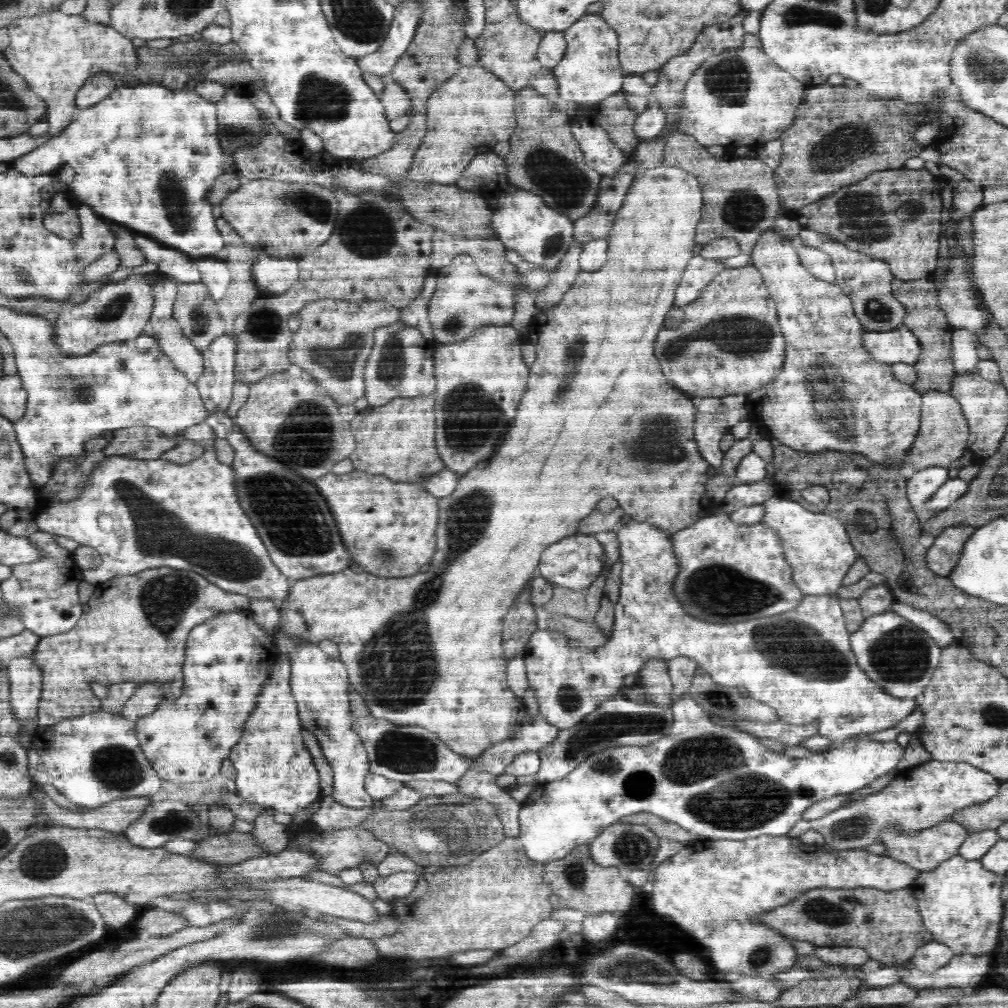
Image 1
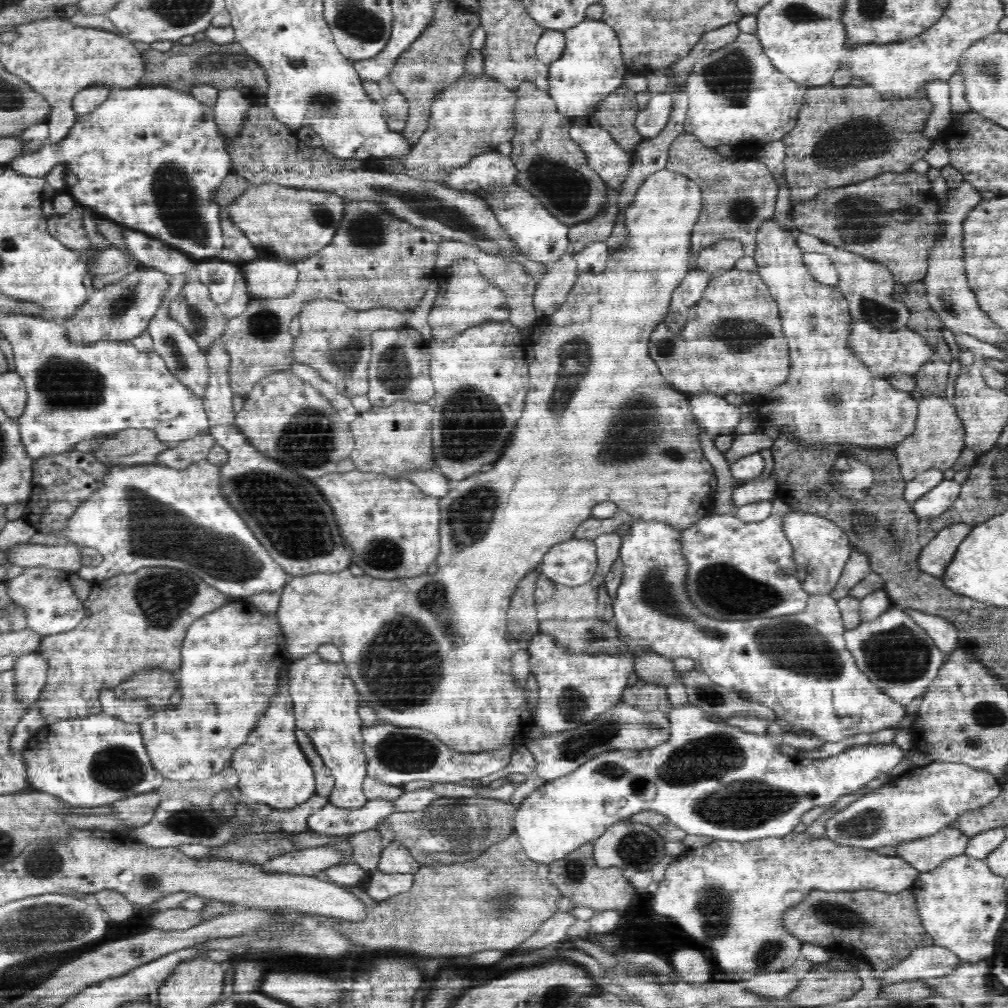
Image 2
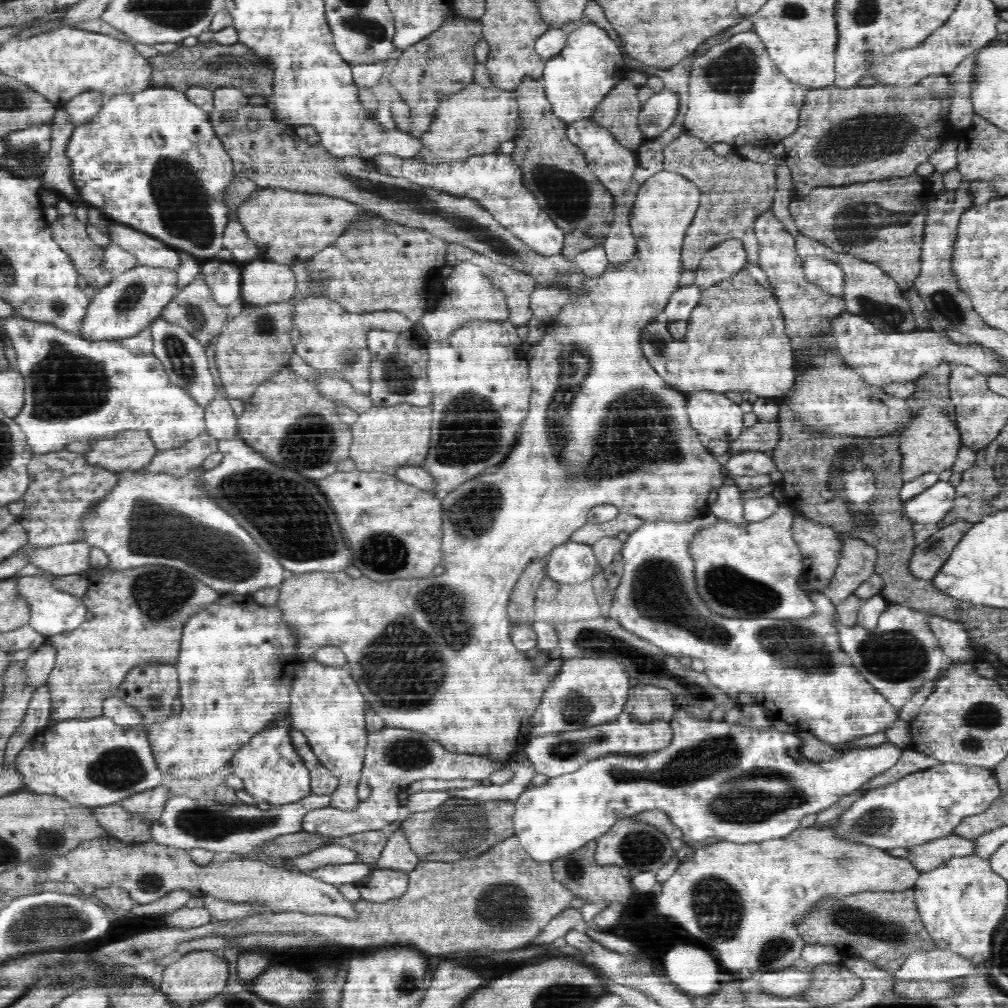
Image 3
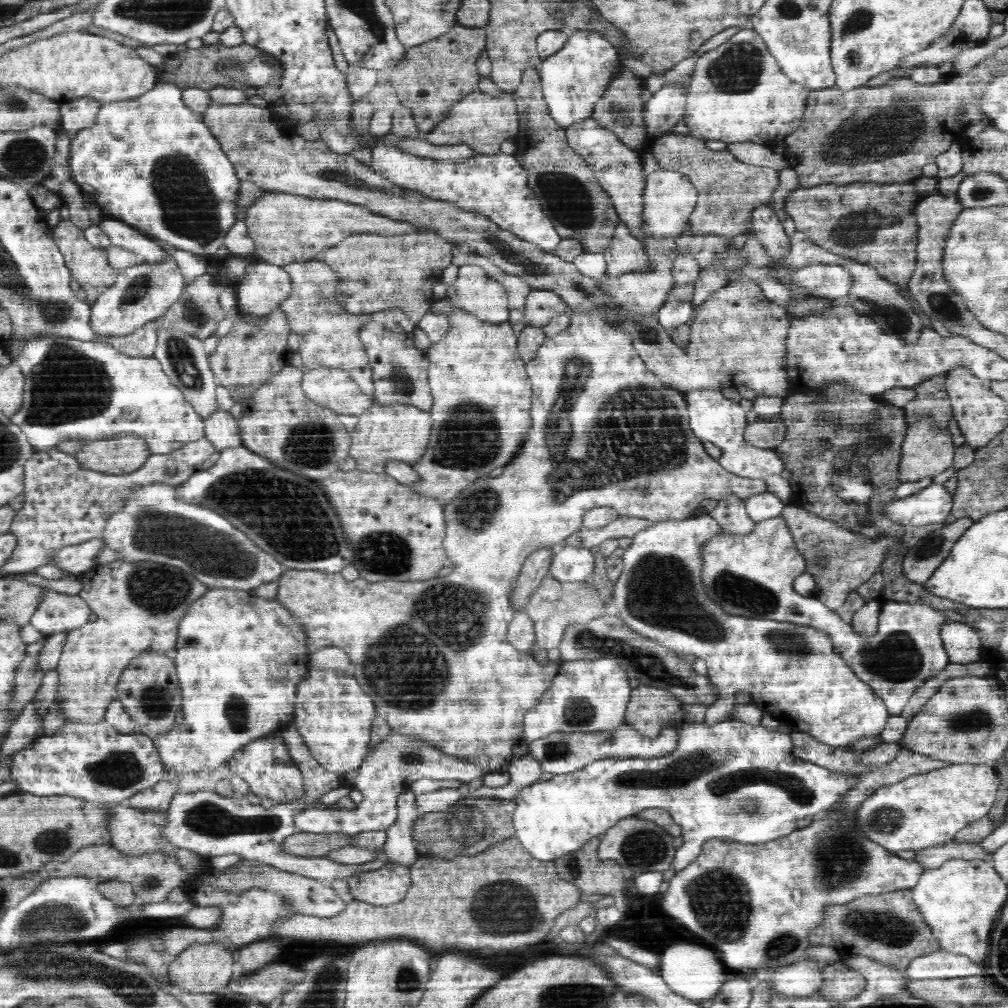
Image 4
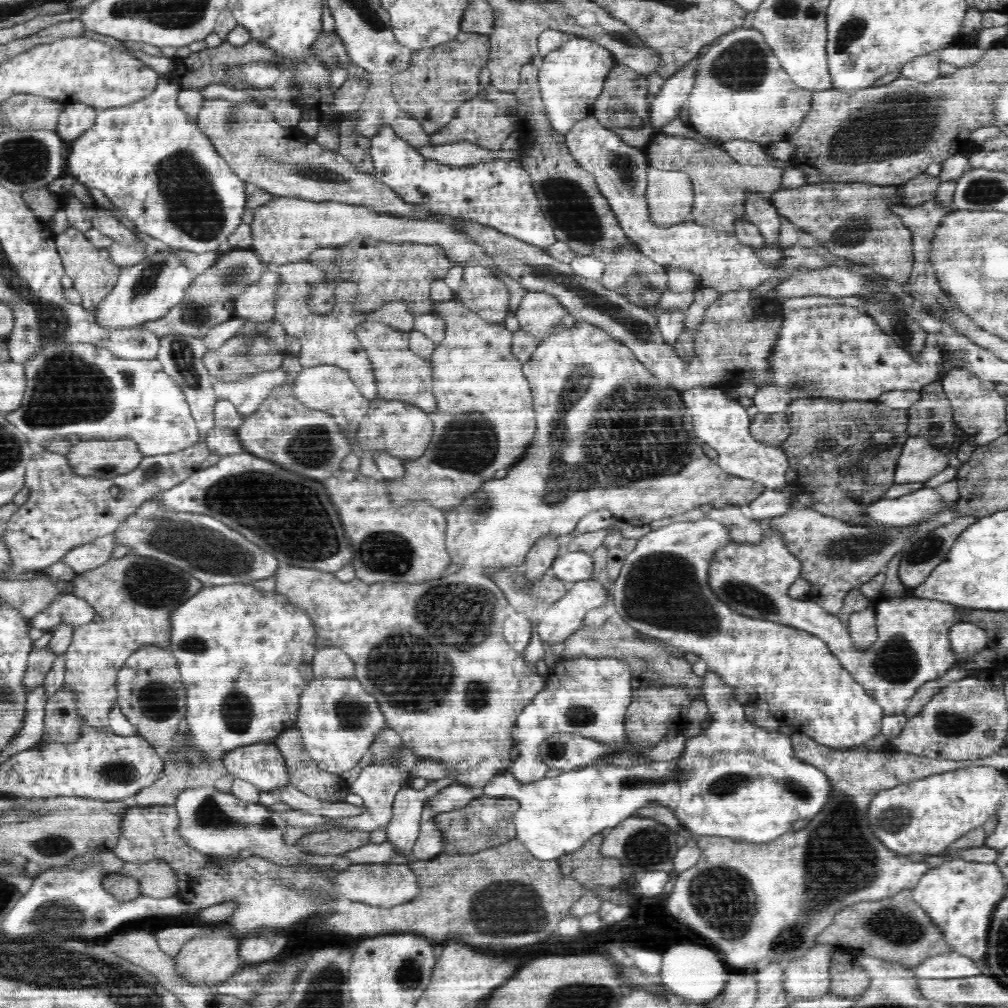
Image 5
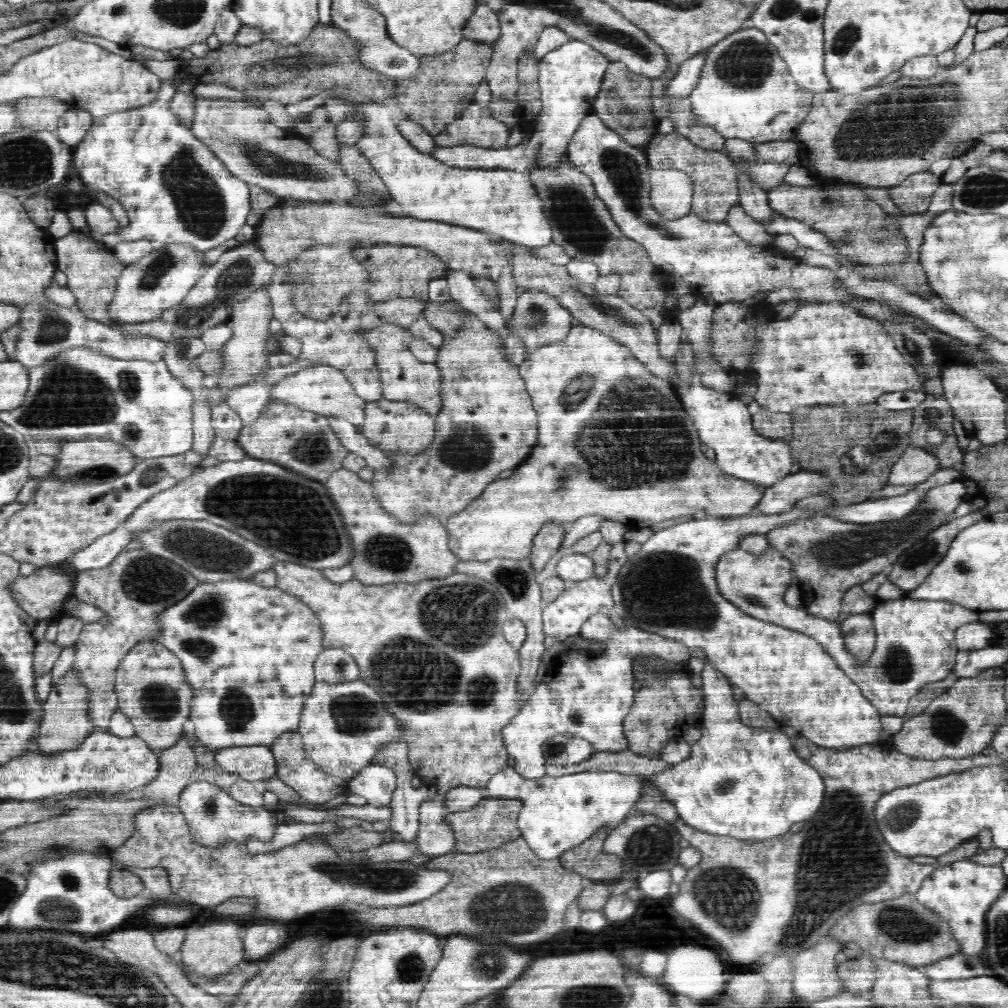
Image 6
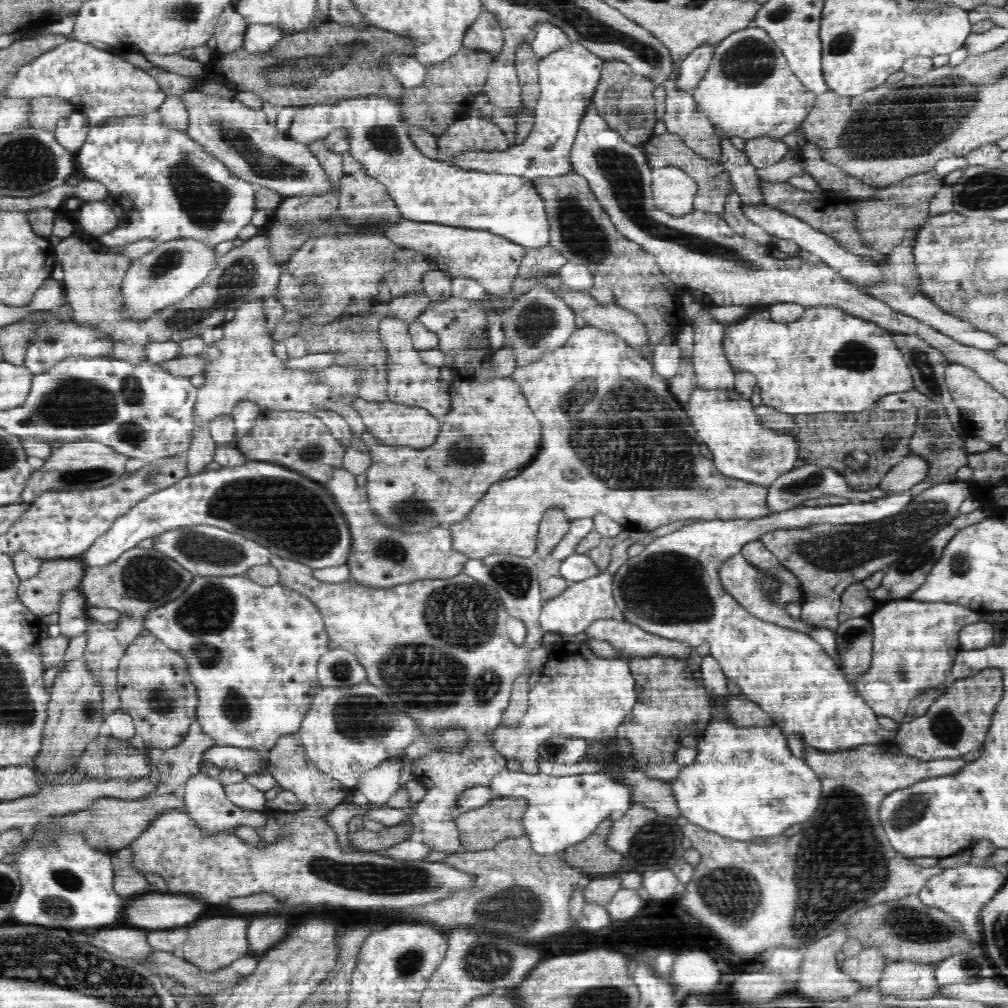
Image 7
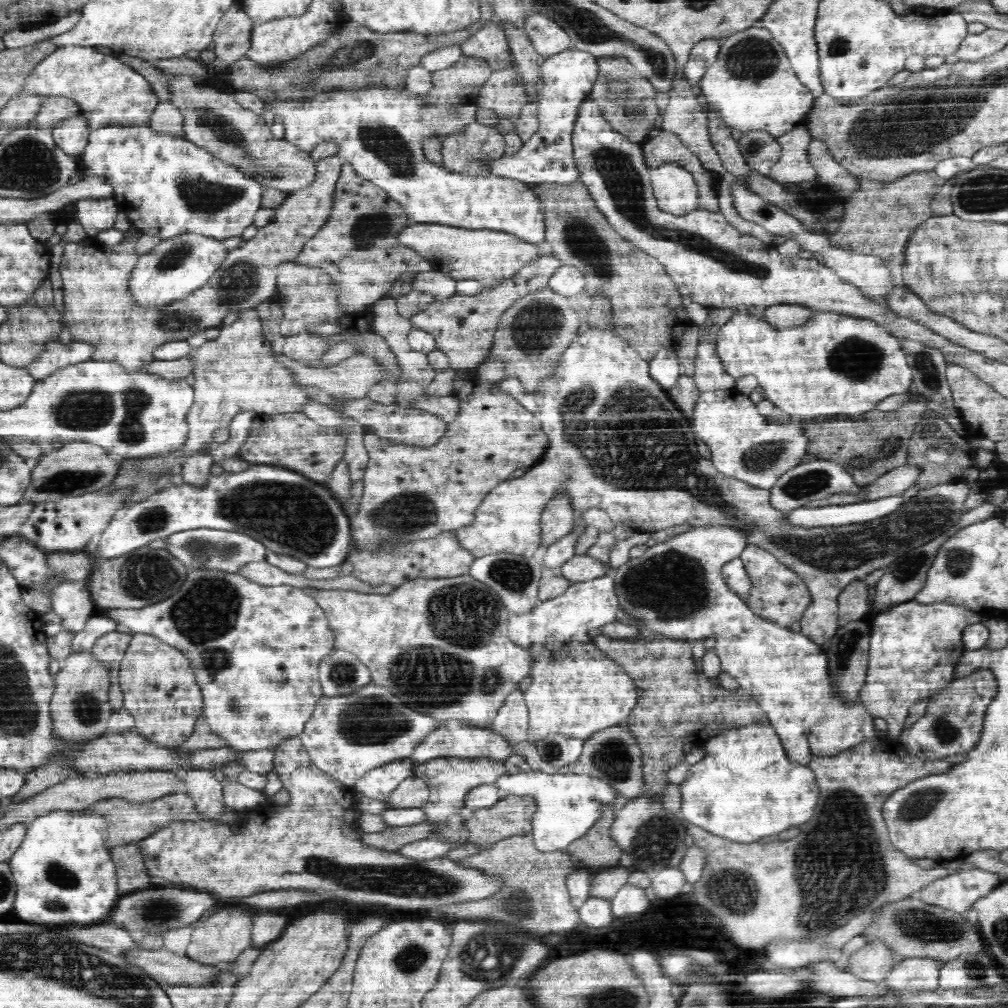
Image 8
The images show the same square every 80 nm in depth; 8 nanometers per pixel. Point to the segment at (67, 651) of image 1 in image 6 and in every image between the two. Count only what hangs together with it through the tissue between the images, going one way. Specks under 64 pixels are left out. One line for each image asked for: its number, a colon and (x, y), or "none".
2: (138, 621)
3: (139, 615)
4: (138, 606)
5: (135, 597)
6: (133, 591)

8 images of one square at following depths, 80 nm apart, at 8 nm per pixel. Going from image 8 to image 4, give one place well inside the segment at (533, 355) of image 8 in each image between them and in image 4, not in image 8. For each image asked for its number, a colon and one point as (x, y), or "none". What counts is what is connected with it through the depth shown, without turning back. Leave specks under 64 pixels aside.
4: (542, 305)
5: (539, 313)
6: (538, 318)
7: (537, 321)

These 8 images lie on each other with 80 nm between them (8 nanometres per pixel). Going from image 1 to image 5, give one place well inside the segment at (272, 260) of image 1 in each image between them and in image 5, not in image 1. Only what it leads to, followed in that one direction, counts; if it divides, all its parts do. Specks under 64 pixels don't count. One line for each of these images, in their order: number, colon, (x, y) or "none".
2: (270, 277)
3: (263, 281)
4: (265, 286)
5: (257, 304)

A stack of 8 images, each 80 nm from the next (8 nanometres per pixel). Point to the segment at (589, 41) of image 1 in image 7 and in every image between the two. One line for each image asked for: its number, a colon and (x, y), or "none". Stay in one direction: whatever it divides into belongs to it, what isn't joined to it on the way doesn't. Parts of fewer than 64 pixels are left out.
2: (591, 67)
3: (575, 81)
4: (574, 79)
5: (571, 78)
6: (570, 77)
7: (568, 78)

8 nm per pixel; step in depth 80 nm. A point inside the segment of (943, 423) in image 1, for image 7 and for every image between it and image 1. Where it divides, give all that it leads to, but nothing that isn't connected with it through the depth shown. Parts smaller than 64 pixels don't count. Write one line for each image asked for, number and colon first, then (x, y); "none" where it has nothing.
2: (939, 437)
3: (930, 444)
4: (926, 451)
5: (919, 461)
6: (915, 465)
7: (912, 469)

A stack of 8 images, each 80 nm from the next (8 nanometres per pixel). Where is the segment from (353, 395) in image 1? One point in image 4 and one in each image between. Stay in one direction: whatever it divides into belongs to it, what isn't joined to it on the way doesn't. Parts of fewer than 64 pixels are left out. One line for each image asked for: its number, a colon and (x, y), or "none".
2: (334, 340)
3: (333, 341)
4: (330, 335)

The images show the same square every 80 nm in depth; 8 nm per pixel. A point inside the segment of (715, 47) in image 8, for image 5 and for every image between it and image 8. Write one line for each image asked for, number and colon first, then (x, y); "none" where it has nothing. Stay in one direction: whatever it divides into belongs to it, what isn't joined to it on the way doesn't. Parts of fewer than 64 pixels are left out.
5: (668, 103)
6: (689, 74)
7: (693, 68)

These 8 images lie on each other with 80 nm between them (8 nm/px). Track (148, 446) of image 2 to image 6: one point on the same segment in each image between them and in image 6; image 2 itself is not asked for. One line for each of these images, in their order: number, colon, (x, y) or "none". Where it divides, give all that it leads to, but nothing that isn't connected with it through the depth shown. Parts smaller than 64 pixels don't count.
3: (129, 450)
4: (124, 453)
5: (108, 458)
6: (97, 460)

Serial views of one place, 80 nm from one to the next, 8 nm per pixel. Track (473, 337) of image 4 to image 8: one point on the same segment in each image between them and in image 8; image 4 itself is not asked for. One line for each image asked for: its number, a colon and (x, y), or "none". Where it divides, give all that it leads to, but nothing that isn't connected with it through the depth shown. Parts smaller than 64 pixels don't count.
5: (483, 420)
6: (486, 427)
7: (489, 433)
8: (410, 493)

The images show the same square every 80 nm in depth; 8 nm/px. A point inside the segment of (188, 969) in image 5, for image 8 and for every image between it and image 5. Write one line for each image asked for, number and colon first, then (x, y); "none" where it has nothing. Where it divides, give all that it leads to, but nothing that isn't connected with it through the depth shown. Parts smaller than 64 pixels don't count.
6: (211, 950)
7: (214, 943)
8: (220, 937)

